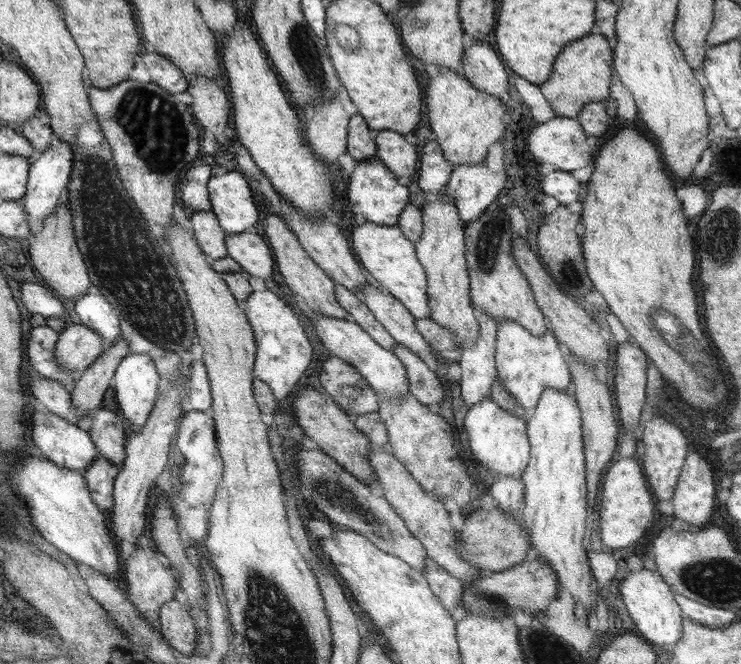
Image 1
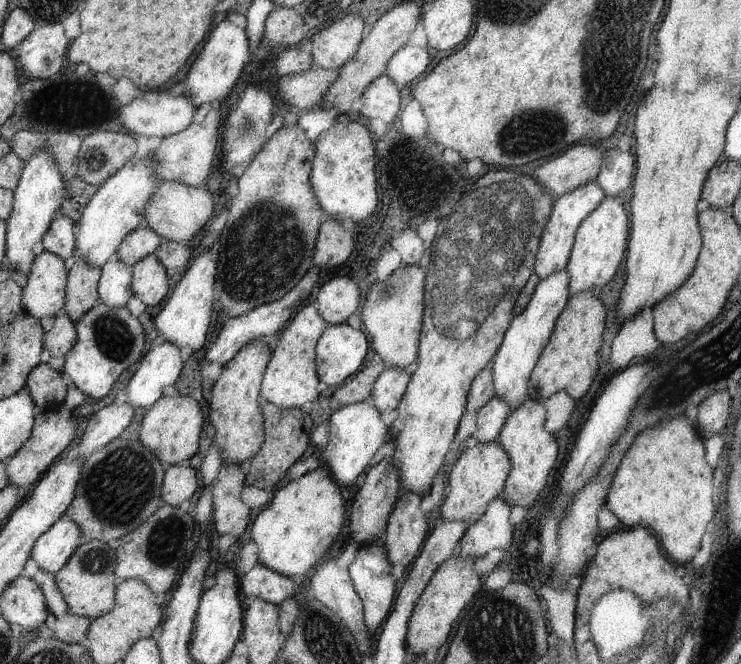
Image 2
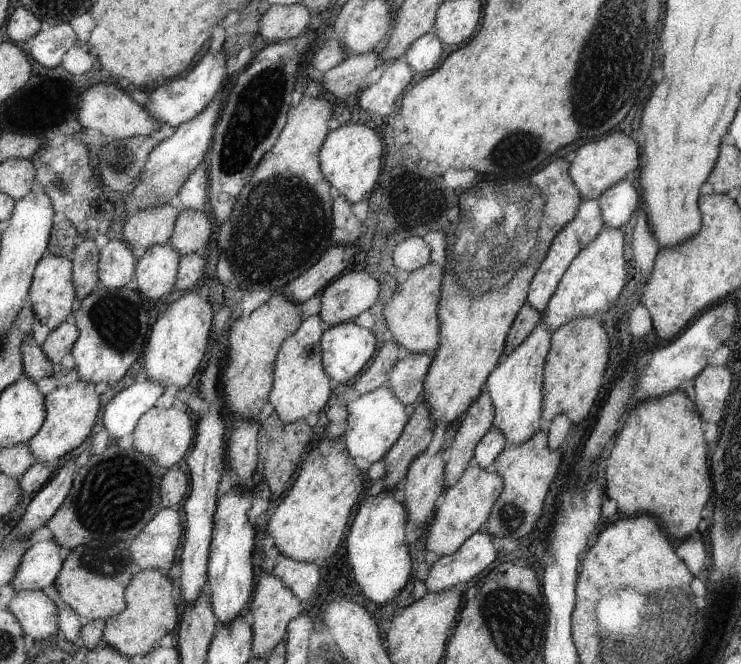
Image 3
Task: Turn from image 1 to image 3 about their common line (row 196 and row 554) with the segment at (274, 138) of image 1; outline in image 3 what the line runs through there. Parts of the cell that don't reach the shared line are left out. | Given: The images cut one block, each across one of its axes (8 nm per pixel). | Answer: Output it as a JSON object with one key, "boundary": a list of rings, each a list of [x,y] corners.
{"boundary":[[[323,438],[312,448],[291,490],[284,500],[275,503],[267,516],[264,527],[272,545],[284,556],[307,563],[322,562],[340,548],[348,534],[350,514],[364,488],[364,474],[354,466],[354,458],[343,438]]]}

